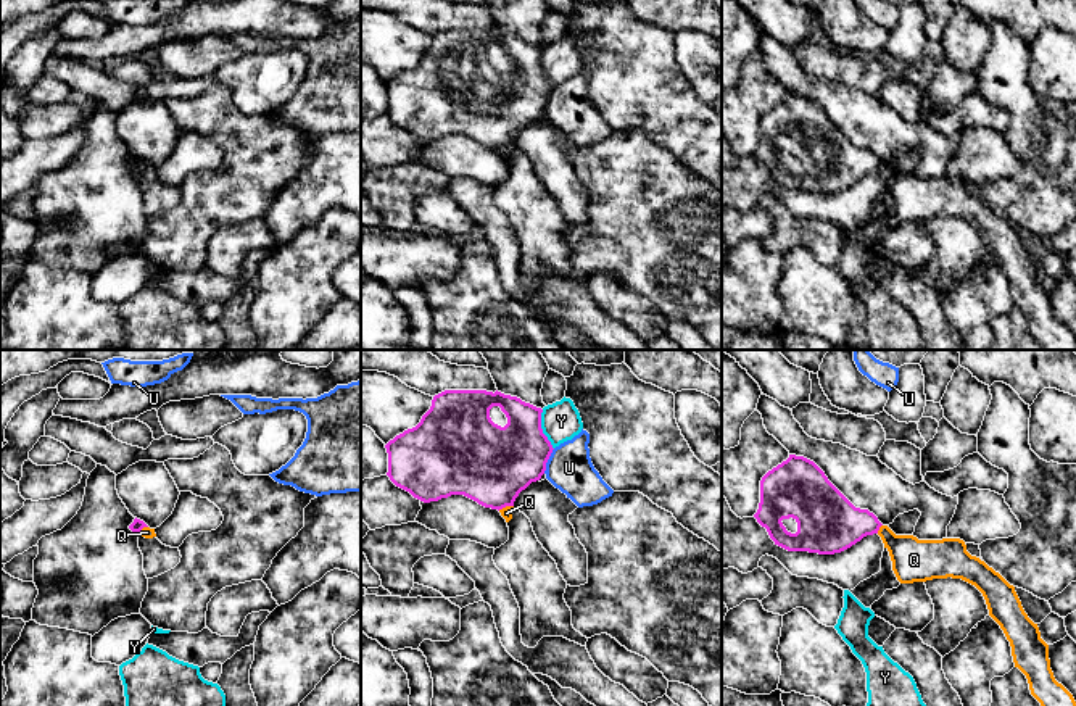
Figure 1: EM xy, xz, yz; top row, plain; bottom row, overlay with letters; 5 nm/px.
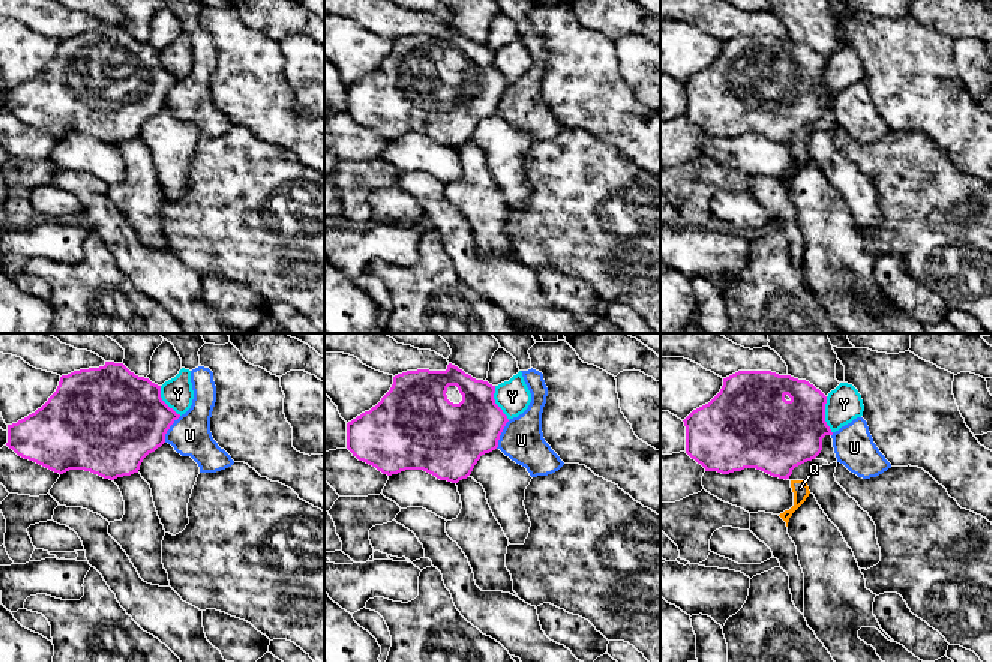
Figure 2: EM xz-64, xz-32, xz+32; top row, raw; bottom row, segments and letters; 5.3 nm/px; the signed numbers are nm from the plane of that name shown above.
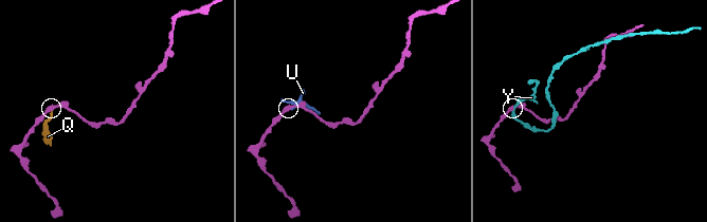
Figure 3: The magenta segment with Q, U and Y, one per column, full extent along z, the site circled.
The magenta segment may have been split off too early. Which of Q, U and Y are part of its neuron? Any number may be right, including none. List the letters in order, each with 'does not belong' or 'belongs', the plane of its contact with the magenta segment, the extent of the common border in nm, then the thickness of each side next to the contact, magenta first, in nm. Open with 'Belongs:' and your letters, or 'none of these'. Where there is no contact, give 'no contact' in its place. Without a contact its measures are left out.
Belongs: none of these
Q: does not belong; contact in xz; length 80 nm; calibres 400 and 60 nm
U: does not belong; contact in xz; length 140 nm; calibres 380 and 220 nm
Y: does not belong; contact in xz; length 200 nm; calibres 340 and 200 nm

